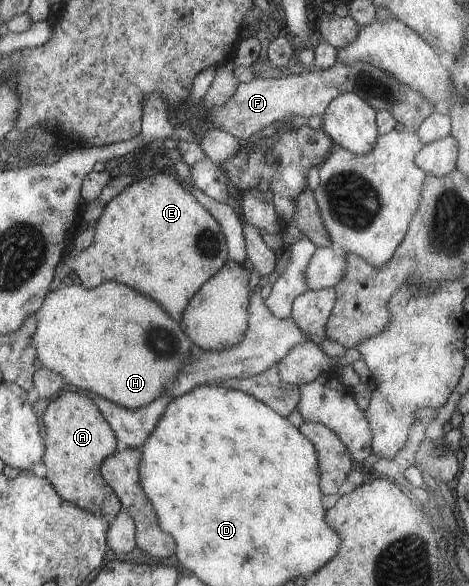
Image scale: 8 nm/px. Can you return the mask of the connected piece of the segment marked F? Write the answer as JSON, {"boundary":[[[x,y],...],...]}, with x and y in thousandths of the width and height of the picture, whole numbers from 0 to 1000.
{"boundary":[[[716,102],[716,106],[697,118],[680,118],[667,111],[640,126],[608,130],[608,133],[595,133],[584,128],[576,135],[559,137],[557,133],[539,133],[533,140],[527,140],[527,143],[510,142],[501,159],[478,181],[452,186],[450,189],[437,189],[439,198],[429,205],[450,205],[456,217],[478,220],[486,229],[522,242],[522,237],[535,232],[535,229],[586,208],[595,212],[629,198],[648,200],[650,203],[663,198],[684,200],[704,172],[719,160],[731,157],[753,157],[757,162],[763,162],[765,167],[787,176],[800,191],[829,191],[846,210],[855,210],[861,220],[876,227],[887,225],[893,215],[925,193],[925,181],[915,169],[898,162],[891,155],[878,154],[859,140],[853,140],[840,128],[827,126],[823,121],[812,121],[808,116],[795,114],[789,108],[757,106],[755,109],[740,111]]]}

